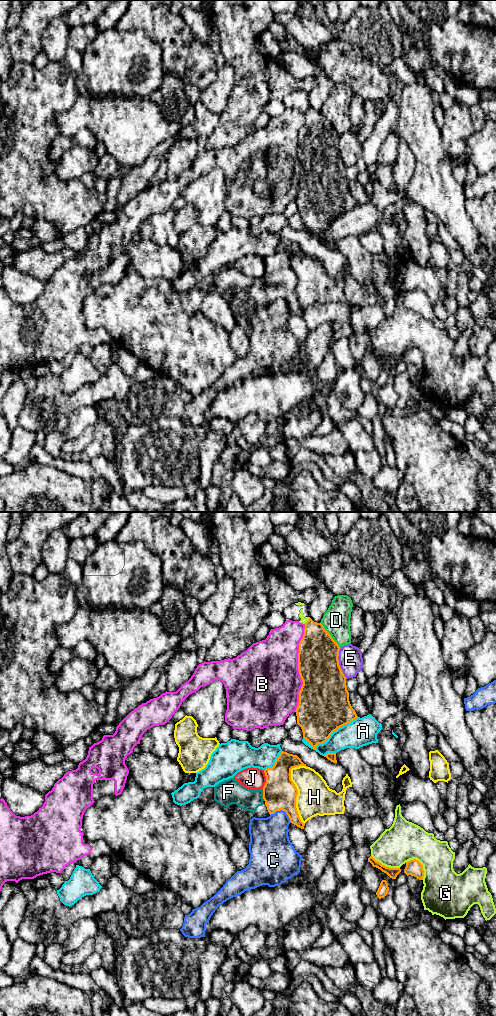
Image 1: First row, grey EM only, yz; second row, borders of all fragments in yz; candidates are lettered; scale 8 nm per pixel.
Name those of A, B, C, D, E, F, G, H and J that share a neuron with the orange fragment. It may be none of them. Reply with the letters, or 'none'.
F

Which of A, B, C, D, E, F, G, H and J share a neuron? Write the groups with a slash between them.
A / B / C / D / E / F / G / H / J

